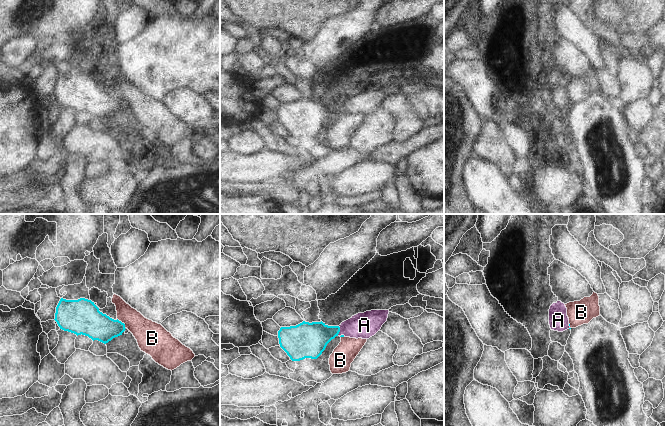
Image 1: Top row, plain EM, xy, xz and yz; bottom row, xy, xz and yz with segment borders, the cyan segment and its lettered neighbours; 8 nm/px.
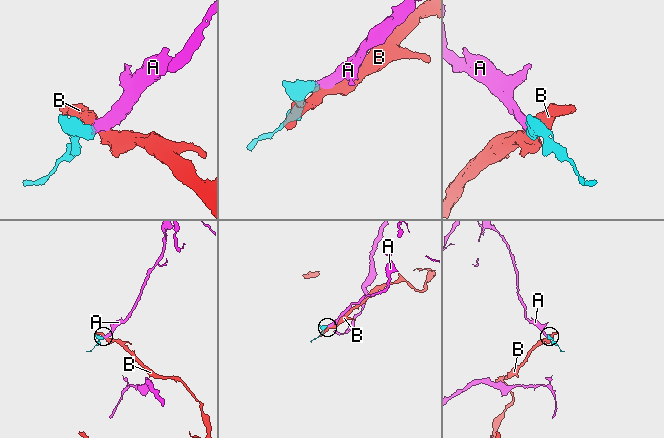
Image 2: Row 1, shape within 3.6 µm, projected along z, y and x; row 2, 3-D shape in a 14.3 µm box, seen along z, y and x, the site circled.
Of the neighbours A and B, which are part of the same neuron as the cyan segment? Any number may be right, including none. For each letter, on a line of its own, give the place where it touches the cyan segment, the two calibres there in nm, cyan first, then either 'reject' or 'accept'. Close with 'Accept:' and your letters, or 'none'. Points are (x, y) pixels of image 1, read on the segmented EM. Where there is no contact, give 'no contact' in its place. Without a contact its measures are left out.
A: xz (339, 331) | 280/200 nm | accept
B: xy (123, 323) | 220/240 nm | reject
Accept: A

